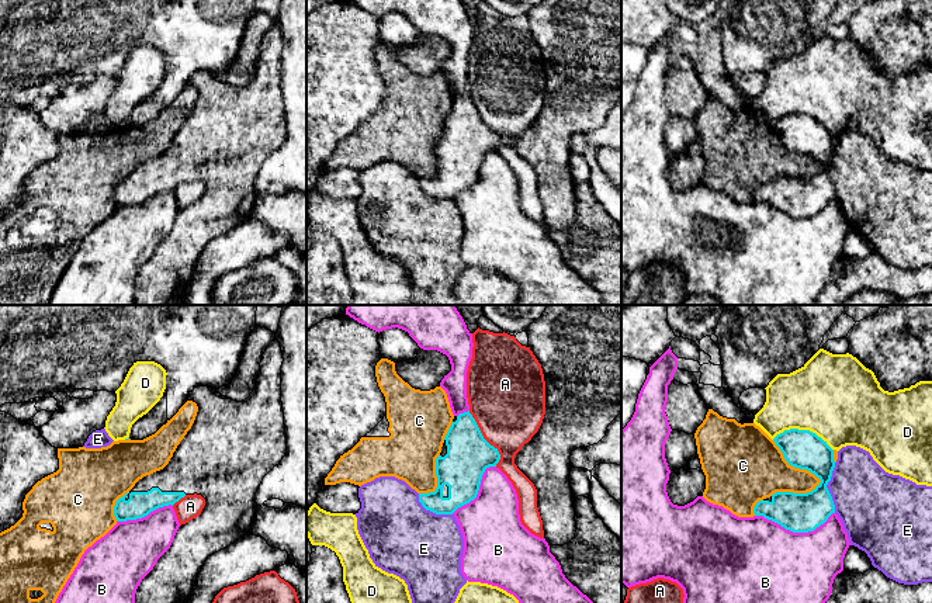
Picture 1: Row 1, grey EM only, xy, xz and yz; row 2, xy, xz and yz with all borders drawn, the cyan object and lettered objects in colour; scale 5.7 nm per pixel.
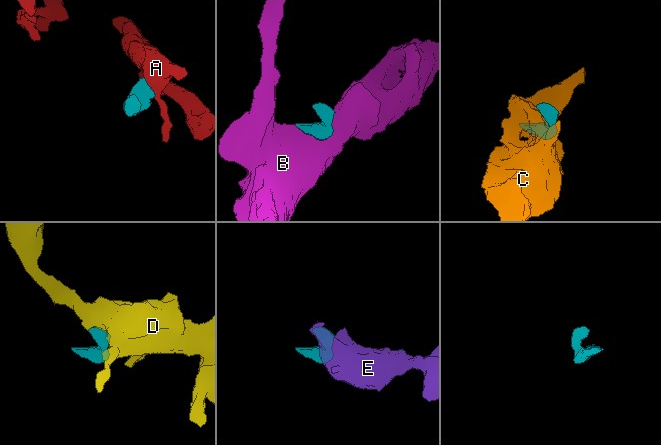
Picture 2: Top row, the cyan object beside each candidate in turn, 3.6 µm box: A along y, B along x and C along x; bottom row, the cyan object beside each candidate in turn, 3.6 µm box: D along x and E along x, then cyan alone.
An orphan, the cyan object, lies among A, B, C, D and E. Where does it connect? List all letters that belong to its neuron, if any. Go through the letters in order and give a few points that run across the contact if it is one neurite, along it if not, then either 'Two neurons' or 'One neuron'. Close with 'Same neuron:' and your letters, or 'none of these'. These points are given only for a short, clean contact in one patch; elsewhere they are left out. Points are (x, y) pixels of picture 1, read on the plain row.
A: Line: xz (468, 96), (481, 120), (498, 137), (499, 146), (496, 151). Two neurons
B: Two neurons
C: Two neurons
D: Line: yz (772, 124), (785, 115), (808, 114), (832, 135). Two neurons
E: Two neurons
Same neuron: none of these

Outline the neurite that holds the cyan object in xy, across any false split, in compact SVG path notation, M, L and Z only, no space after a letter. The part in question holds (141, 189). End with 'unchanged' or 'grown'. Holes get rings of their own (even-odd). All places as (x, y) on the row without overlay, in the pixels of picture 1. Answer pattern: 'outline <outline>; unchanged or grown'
outline M274 24L261 42L253 77L242 87L228 84L208 72L194 73L187 86L195 87L198 97L169 149L139 164L115 187L117 207L127 207L173 191L186 180L197 179L205 184L201 200L179 212L170 233L139 268L132 305L181 305L204 247L250 216L257 194L256 177L263 163L287 138L281 87L283 46L280 28Z; grown

